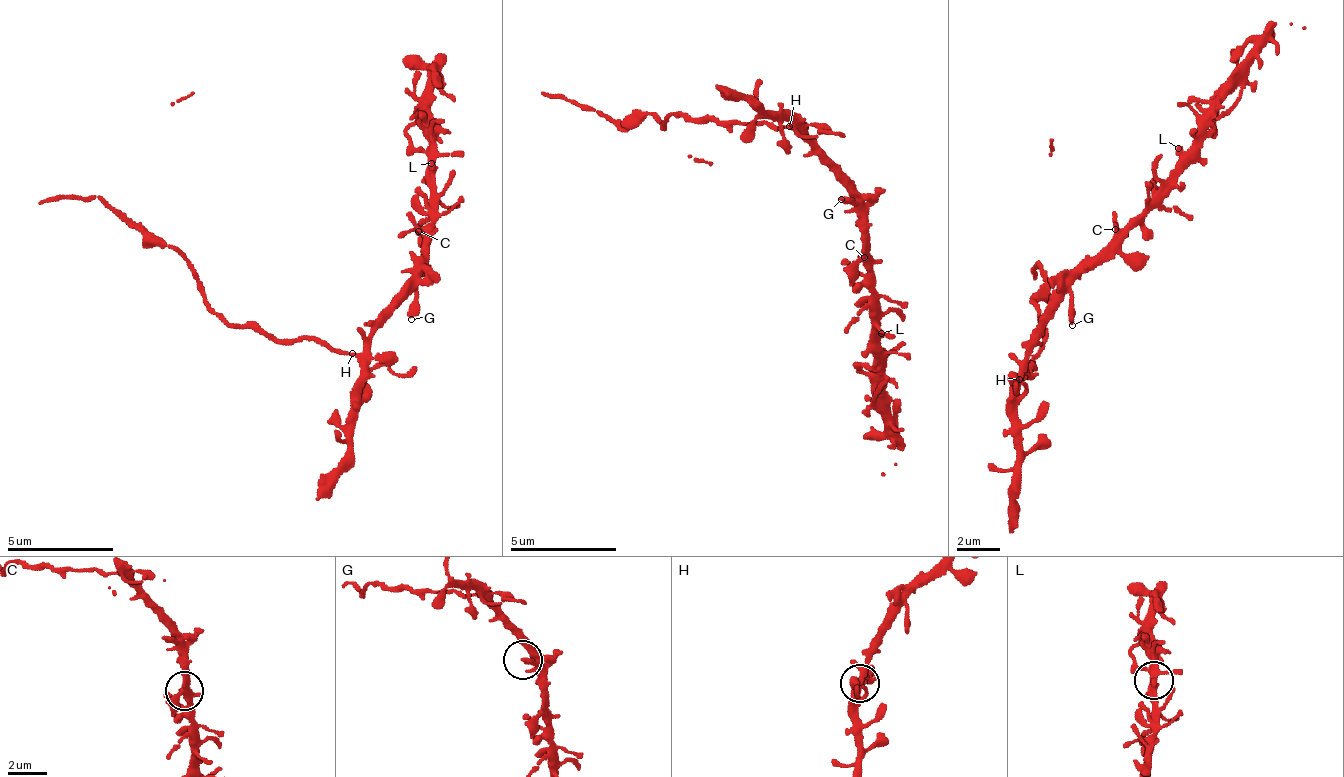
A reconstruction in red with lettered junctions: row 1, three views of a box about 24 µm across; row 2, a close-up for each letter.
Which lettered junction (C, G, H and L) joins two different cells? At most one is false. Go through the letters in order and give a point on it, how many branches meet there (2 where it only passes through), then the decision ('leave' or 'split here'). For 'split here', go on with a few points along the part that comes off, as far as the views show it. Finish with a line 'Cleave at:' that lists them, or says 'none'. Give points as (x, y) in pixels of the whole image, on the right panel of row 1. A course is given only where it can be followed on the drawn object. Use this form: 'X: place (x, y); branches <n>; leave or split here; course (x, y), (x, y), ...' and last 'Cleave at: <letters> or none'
C: place (1115, 229); branches 2; leave
G: place (1072, 325); branches 1; leave
H: place (1019, 379); branches 5; split here
L: place (1178, 148); branches 3; leave
Cleave at: H

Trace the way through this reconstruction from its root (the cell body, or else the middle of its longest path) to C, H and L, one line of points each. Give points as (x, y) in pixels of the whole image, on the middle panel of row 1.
C: (808, 143), (819, 151), (837, 182), (859, 205), (869, 248), (864, 257)
H: (808, 143), (788, 125)
L: (808, 143), (857, 204), (882, 297), (878, 304), (883, 317), (877, 331), (881, 333)

